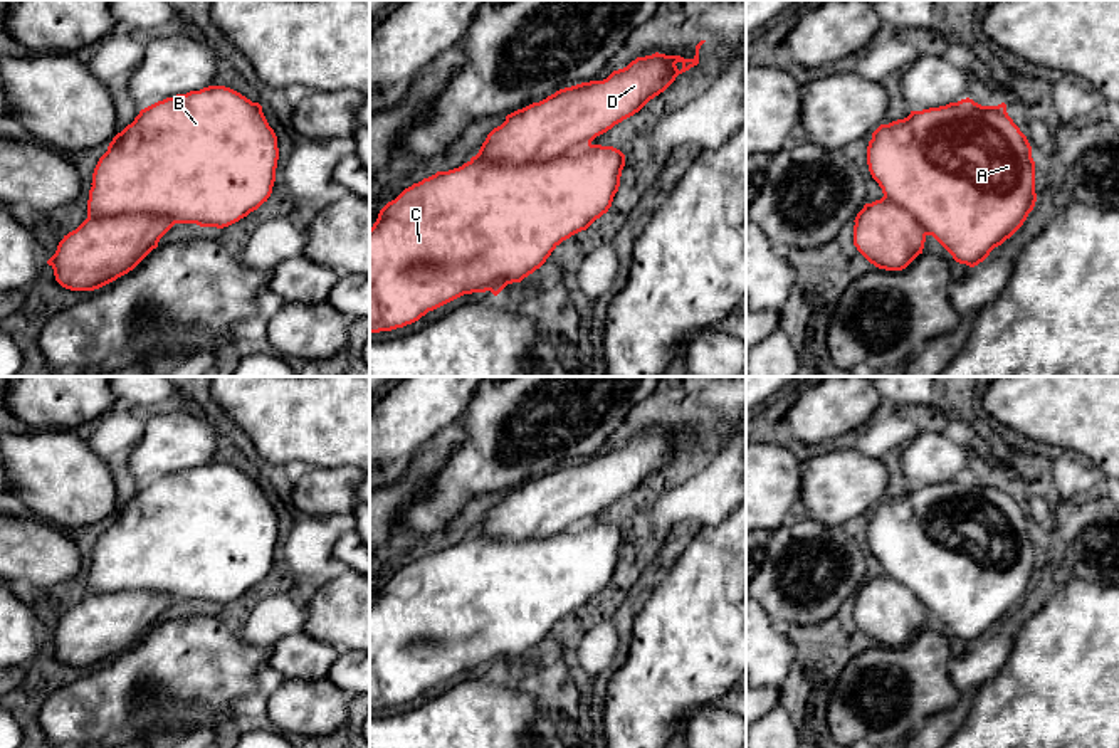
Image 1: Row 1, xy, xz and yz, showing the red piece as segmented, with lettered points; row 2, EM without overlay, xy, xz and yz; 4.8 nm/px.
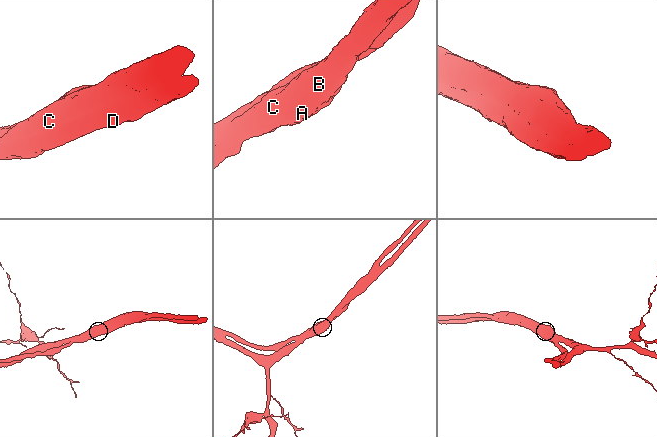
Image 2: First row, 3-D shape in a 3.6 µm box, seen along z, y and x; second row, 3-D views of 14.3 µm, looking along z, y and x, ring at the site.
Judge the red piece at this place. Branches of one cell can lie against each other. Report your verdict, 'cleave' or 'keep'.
cleave

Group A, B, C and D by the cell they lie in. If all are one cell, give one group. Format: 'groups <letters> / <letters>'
groups A B C / D

